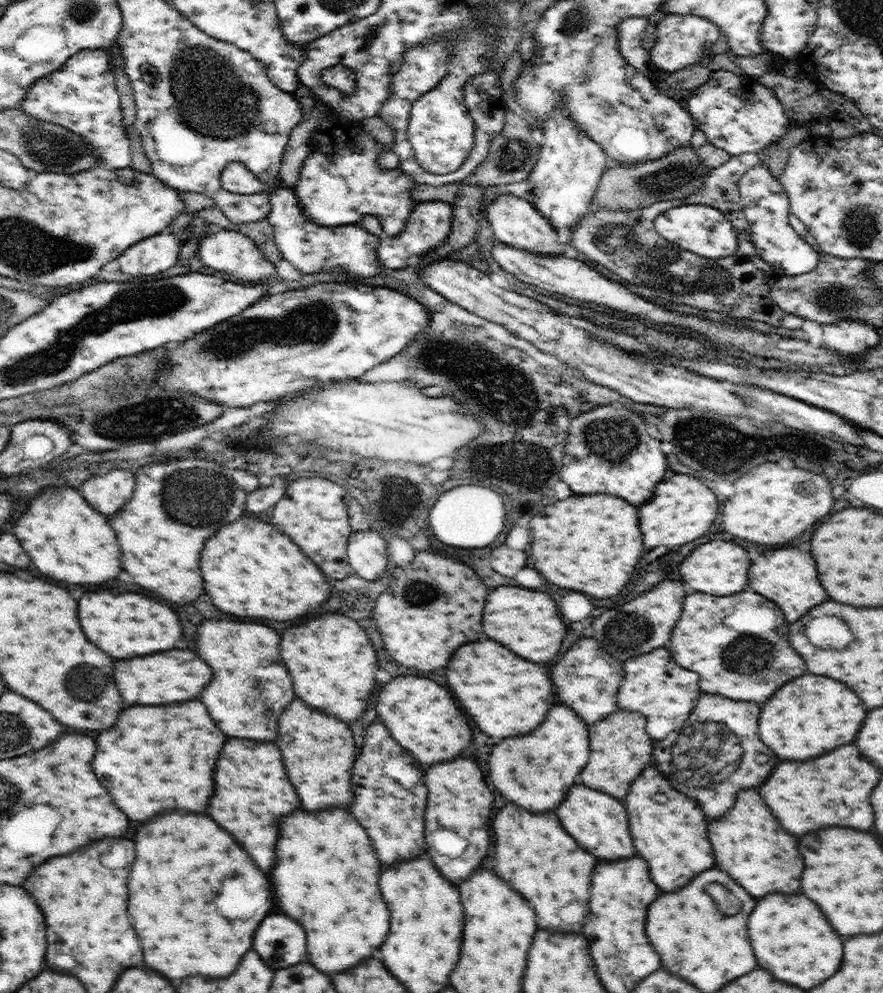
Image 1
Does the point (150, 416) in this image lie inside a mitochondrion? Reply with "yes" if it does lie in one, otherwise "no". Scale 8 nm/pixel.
yes

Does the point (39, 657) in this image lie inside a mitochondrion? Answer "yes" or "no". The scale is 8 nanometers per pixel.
no

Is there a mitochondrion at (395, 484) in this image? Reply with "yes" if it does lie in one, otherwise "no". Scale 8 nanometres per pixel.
yes

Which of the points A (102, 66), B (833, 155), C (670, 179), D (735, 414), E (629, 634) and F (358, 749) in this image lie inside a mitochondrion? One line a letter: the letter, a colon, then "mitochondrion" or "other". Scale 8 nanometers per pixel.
A: other
B: other
C: mitochondrion
D: other
E: mitochondrion
F: other

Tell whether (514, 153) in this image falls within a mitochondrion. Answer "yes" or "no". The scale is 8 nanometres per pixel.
yes

